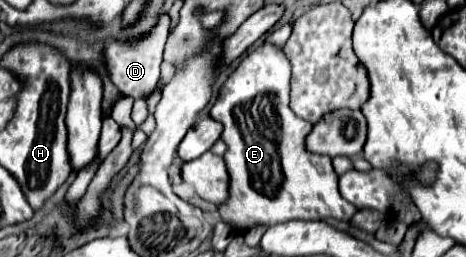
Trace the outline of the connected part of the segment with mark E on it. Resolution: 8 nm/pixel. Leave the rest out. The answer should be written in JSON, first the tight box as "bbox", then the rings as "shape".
{"bbox":[209,44,357,234],"shape":[[[263,44],[247,54],[233,74],[227,78],[223,88],[219,90],[217,102],[209,110],[211,118],[223,124],[221,140],[227,142],[225,164],[229,170],[229,198],[219,204],[221,218],[237,232],[245,234],[255,226],[275,226],[281,222],[289,222],[295,218],[301,220],[321,220],[335,218],[341,222],[349,222],[357,208],[345,202],[337,190],[337,174],[331,166],[329,156],[317,156],[305,148],[305,136],[311,130],[311,124],[303,118],[297,118],[289,108],[289,78],[291,66],[281,48]]]}

